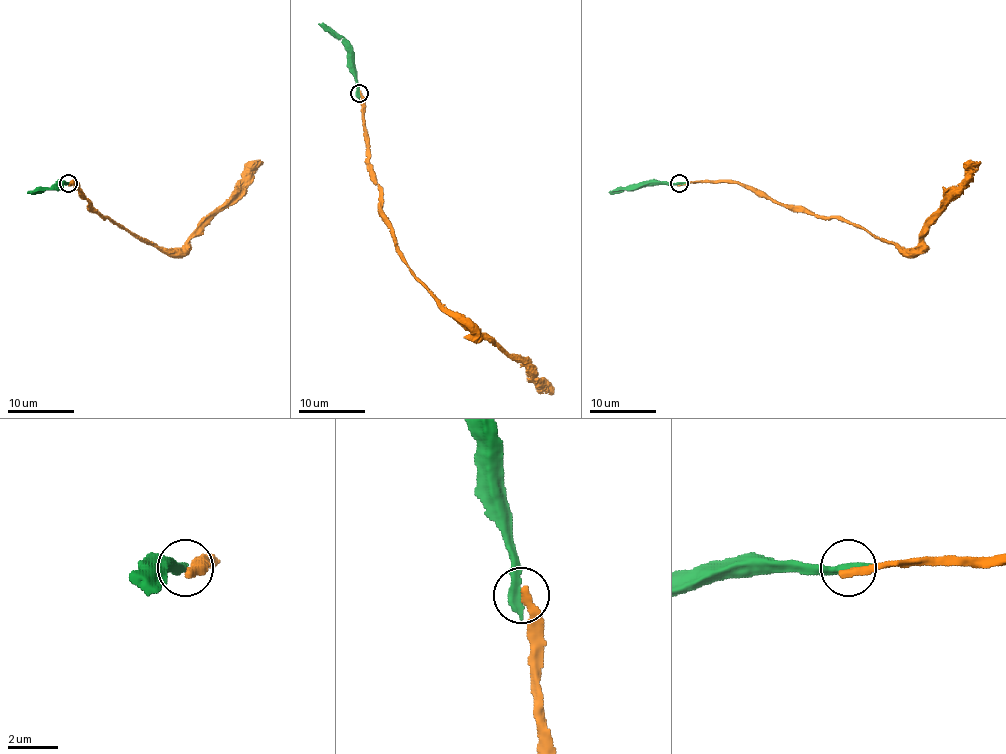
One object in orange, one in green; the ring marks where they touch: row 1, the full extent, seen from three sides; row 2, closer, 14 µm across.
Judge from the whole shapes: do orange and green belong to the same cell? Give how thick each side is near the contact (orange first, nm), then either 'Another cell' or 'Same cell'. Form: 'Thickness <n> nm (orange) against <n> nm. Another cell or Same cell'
Thickness 360 nm (orange) against 440 nm. Another cell

